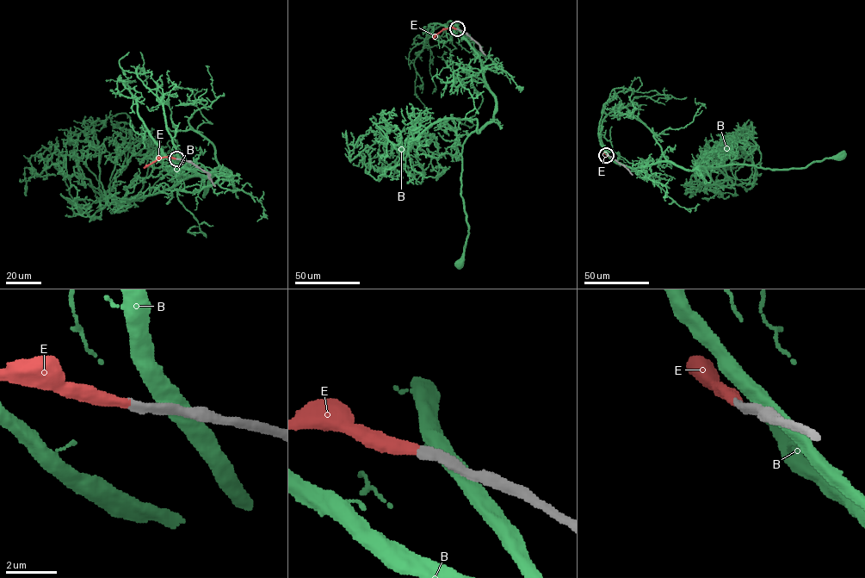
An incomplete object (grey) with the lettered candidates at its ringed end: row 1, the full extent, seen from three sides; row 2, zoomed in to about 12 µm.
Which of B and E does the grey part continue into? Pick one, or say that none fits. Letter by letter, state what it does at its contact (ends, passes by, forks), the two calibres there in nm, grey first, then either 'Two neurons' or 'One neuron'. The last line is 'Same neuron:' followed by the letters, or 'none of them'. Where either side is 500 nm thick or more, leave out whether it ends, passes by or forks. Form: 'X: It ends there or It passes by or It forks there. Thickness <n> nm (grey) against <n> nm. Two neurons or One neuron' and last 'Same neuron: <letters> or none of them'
B: Thickness 380 nm (grey) against 550 nm. Two neurons
E: It ends there. Thickness 360 nm (grey) against 380 nm. One neuron
Same neuron: E

